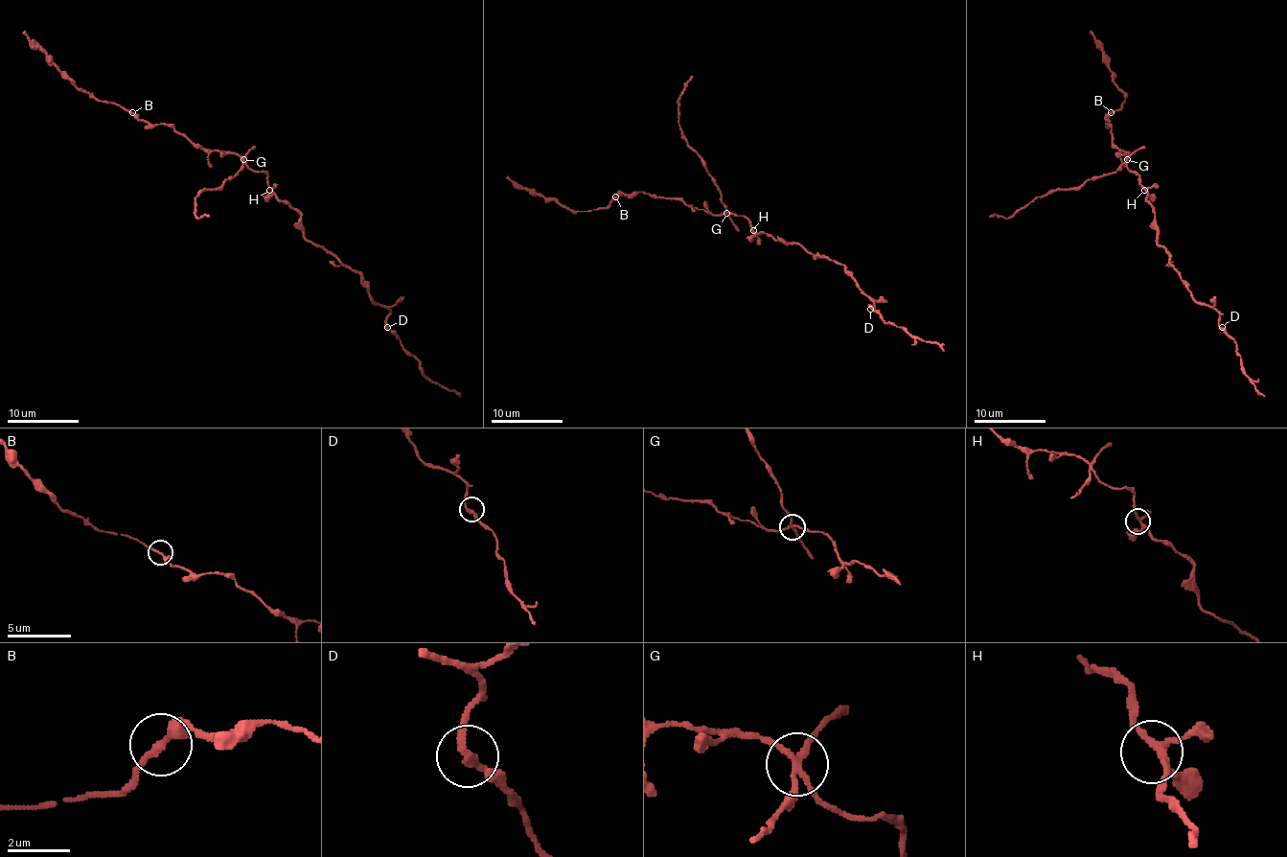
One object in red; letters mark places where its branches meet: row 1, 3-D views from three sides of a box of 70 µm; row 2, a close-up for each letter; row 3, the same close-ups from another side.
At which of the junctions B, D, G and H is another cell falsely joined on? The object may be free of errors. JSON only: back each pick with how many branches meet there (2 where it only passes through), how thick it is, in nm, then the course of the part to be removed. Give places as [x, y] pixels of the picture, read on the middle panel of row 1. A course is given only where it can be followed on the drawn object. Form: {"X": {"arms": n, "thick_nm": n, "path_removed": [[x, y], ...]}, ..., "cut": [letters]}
{"G": {"arms": 4, "thick_nm": 200, "path_removed": [[726, 213], [718, 186], [678, 124], [678, 101], [693, 76]]}, "cut": ["G"]}

